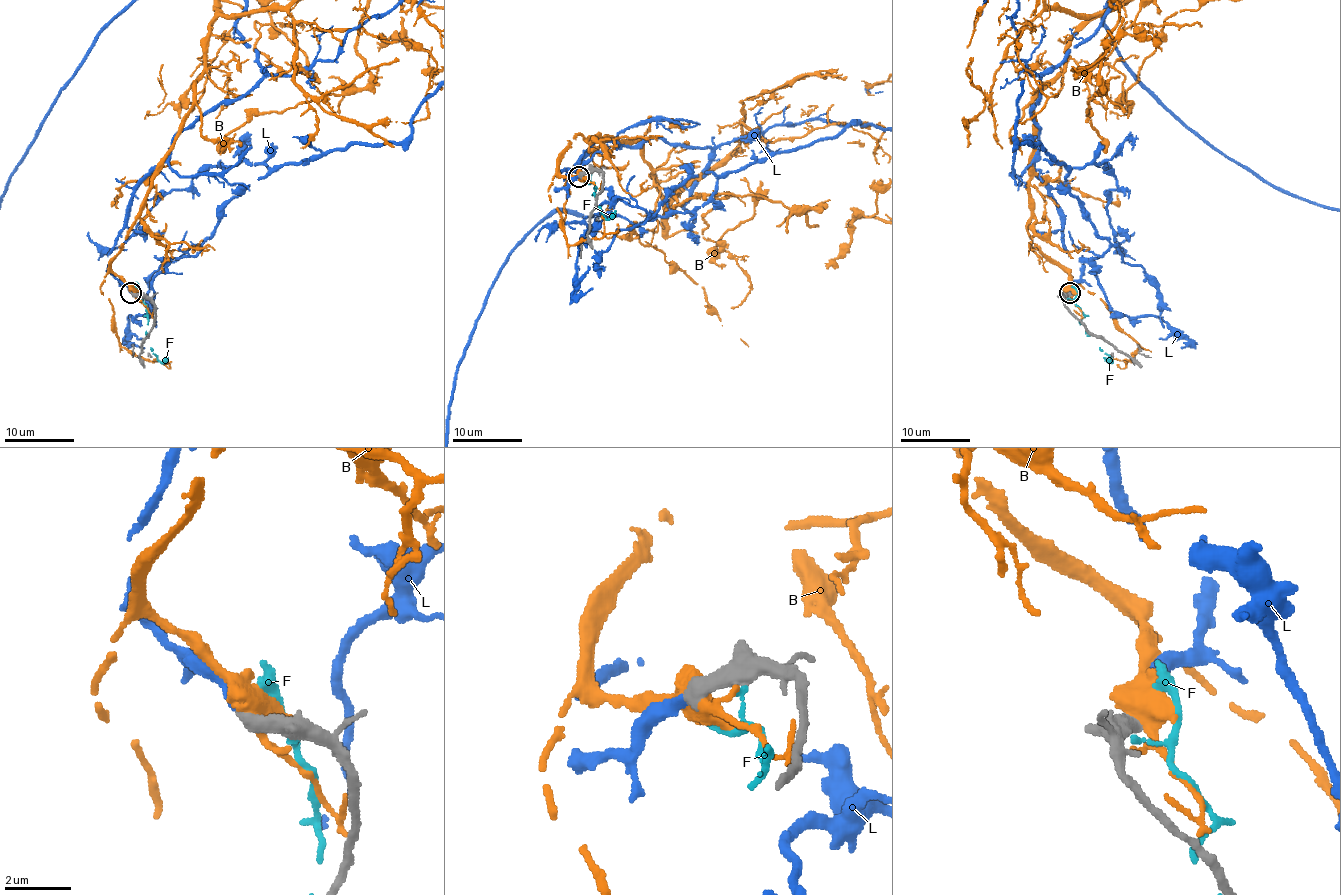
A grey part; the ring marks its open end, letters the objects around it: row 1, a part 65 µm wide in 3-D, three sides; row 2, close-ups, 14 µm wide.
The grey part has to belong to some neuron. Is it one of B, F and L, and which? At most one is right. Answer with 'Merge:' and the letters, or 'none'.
Merge: L

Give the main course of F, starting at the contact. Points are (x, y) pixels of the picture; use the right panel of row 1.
F: (1066, 298), (1073, 300), (1084, 315), (1080, 324), (1085, 333), (1112, 361), (1103, 357)

